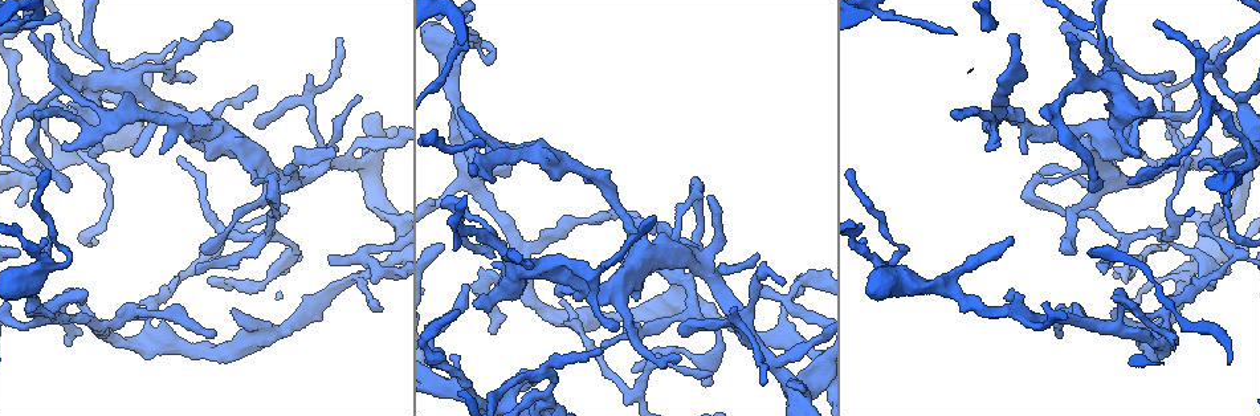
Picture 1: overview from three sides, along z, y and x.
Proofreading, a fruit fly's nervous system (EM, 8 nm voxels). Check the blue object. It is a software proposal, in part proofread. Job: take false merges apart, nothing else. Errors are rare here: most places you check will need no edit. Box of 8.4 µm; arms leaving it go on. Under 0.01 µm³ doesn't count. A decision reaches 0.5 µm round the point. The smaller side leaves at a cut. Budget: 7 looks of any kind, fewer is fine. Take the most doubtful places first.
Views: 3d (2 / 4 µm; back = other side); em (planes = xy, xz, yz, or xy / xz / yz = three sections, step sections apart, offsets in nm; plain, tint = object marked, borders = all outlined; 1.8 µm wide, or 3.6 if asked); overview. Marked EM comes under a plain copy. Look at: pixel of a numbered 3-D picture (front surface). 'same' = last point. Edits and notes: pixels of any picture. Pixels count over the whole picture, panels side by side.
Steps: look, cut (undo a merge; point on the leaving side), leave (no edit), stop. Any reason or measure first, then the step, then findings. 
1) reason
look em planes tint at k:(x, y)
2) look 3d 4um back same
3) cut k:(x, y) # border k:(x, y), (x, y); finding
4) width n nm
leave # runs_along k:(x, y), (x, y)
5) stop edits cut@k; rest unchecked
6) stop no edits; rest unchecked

sudden change in width
look em planes tint at 1:(221, 140)

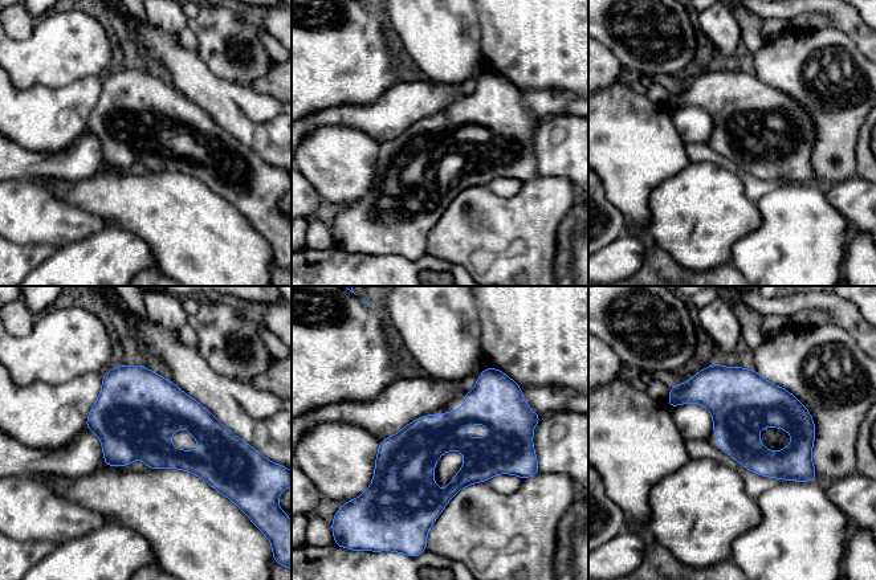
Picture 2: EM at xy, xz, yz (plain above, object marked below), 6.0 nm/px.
leave # runs_along 2:(520, 428), (498, 445), (424, 442), (377, 481); one neuron here

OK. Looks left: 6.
four or more arms meet
look 3d 2um at 1:(1110, 82)

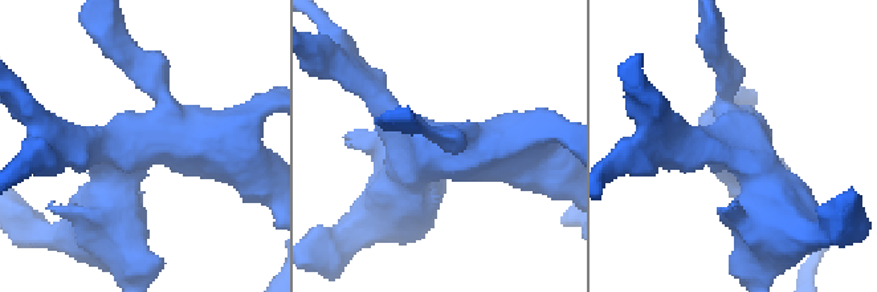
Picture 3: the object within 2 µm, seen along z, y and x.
shape alone is not enough
look em xy step 8 tint at 3:(735, 144)

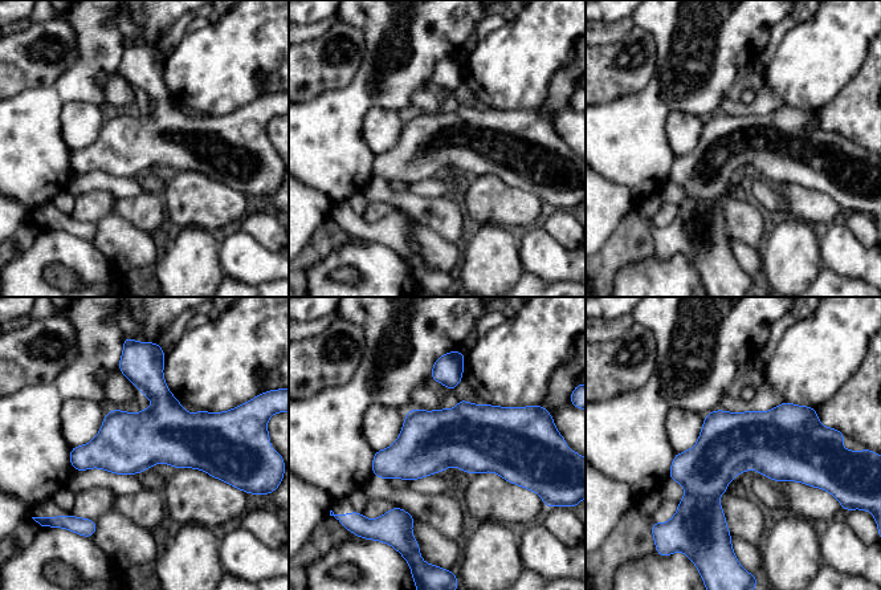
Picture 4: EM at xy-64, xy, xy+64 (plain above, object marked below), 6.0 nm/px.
another direction
look em planes tint same

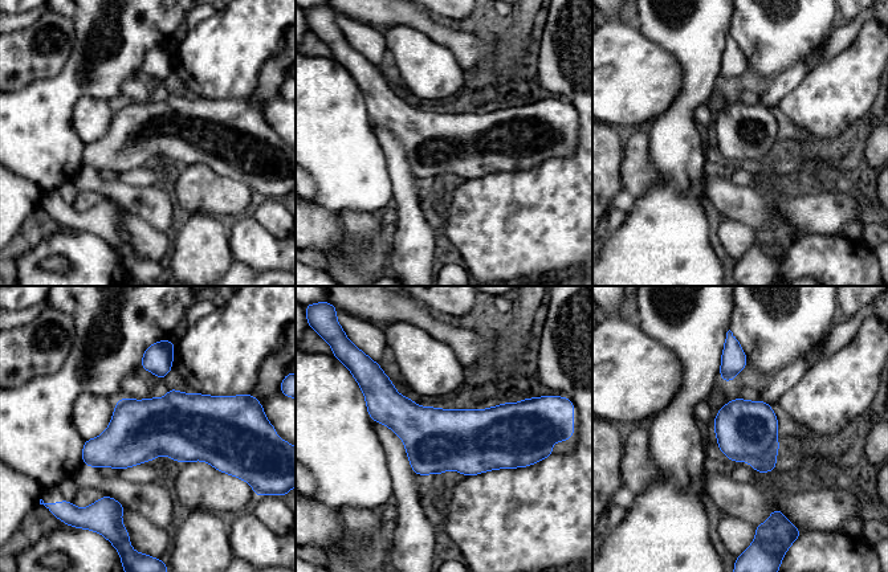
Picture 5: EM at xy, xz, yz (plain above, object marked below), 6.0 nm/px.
leave # continuous, no second neuron

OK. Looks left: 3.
look em planes tint at 1:(1217, 71)

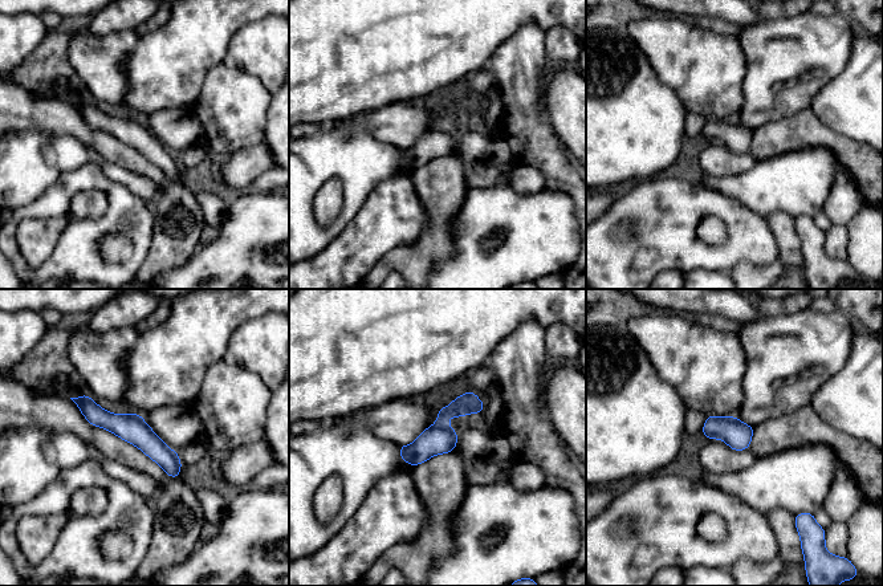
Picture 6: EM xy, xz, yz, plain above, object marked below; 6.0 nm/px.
leave # runs_along 6:(78, 401), (135, 430), (176, 471); all the same neuron

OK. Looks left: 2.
stop no edits; rest unchecked

